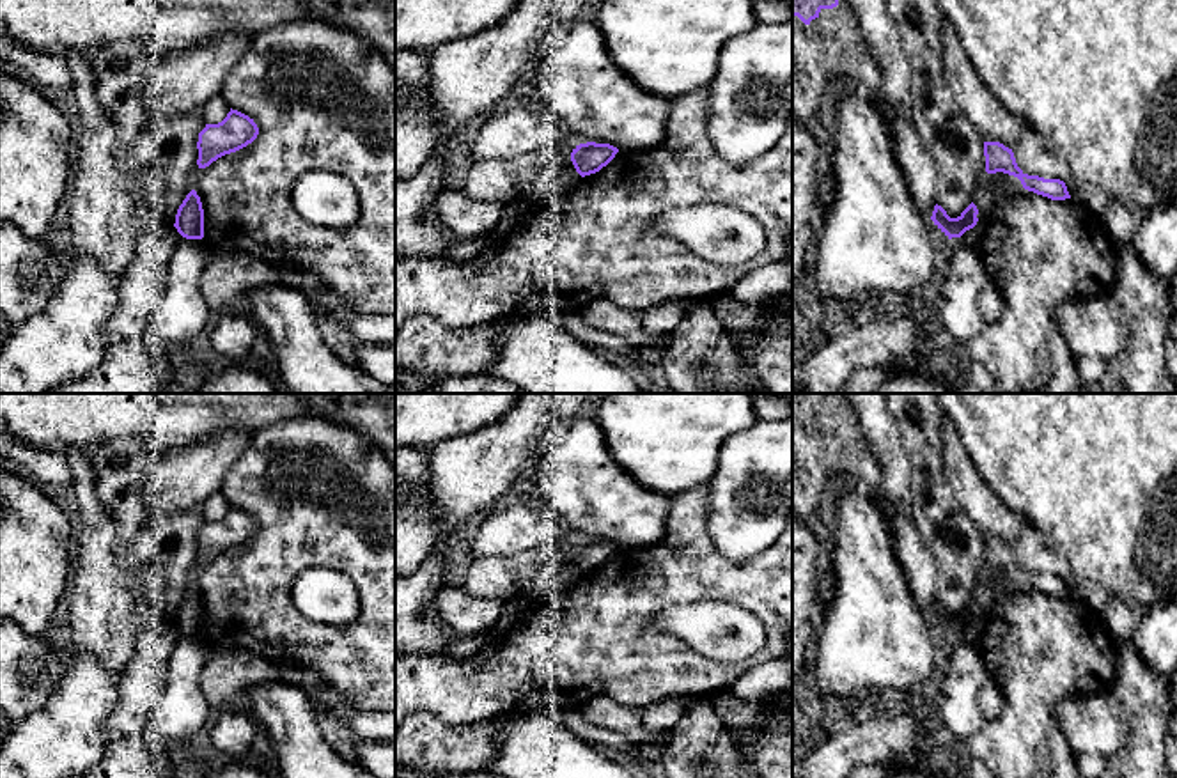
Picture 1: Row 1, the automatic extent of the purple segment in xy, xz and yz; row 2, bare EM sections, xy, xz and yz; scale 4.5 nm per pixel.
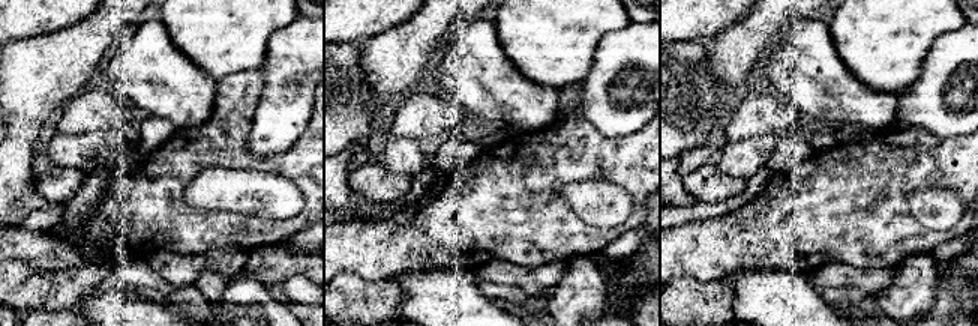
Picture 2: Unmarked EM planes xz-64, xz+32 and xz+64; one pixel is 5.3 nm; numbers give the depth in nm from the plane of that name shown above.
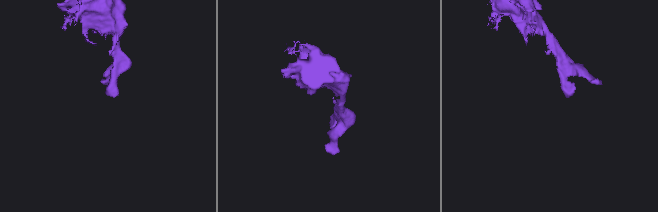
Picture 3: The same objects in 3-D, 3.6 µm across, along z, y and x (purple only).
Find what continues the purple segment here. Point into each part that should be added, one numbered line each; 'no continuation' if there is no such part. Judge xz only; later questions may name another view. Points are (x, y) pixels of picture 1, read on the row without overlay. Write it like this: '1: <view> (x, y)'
no continuation

